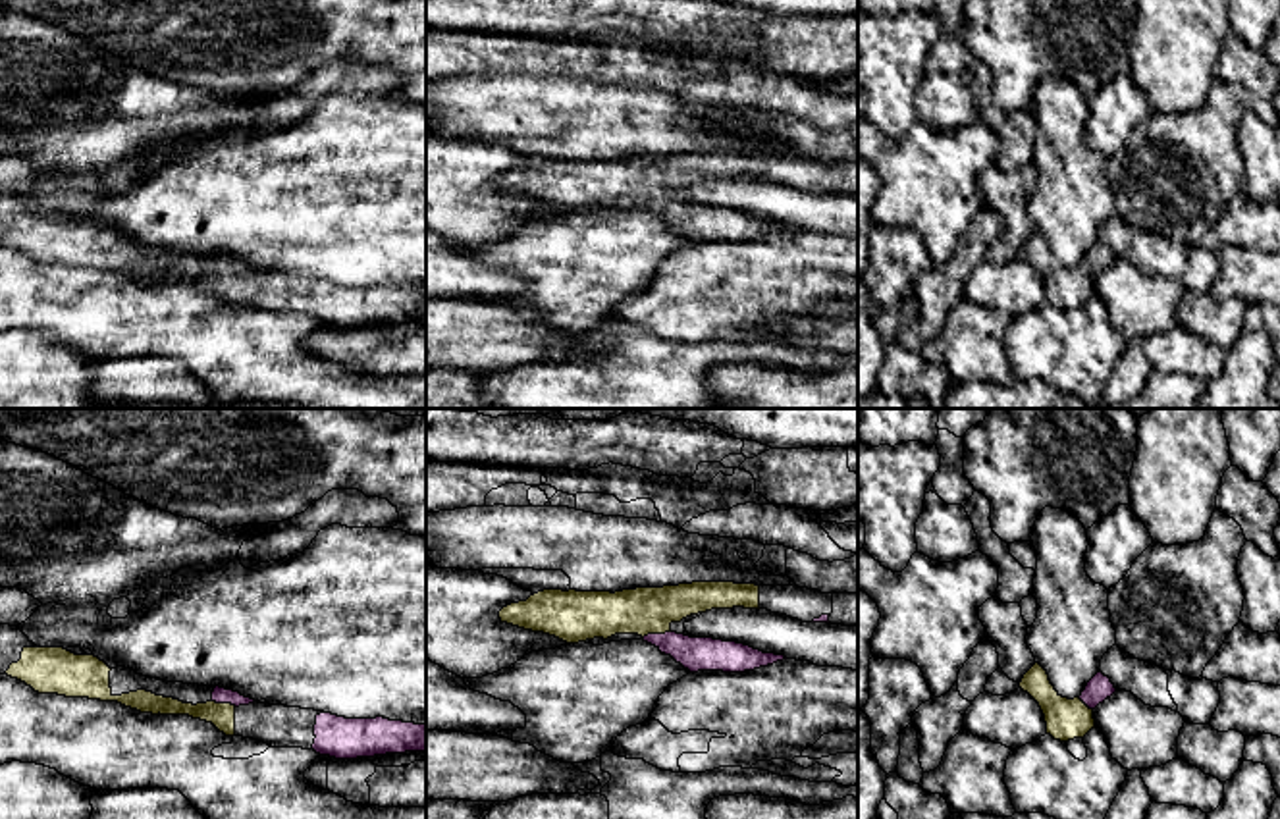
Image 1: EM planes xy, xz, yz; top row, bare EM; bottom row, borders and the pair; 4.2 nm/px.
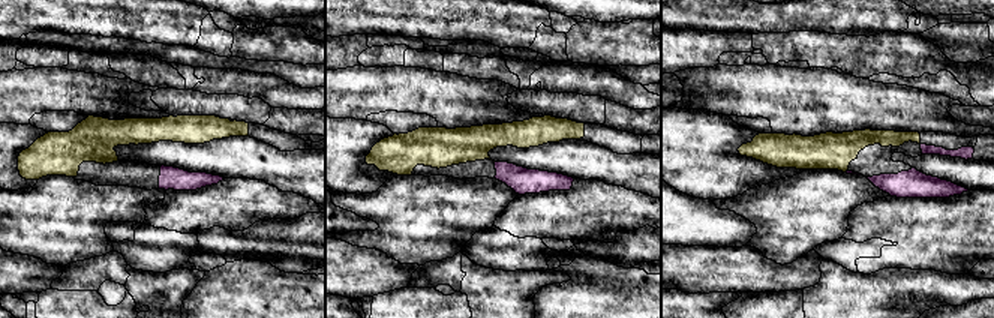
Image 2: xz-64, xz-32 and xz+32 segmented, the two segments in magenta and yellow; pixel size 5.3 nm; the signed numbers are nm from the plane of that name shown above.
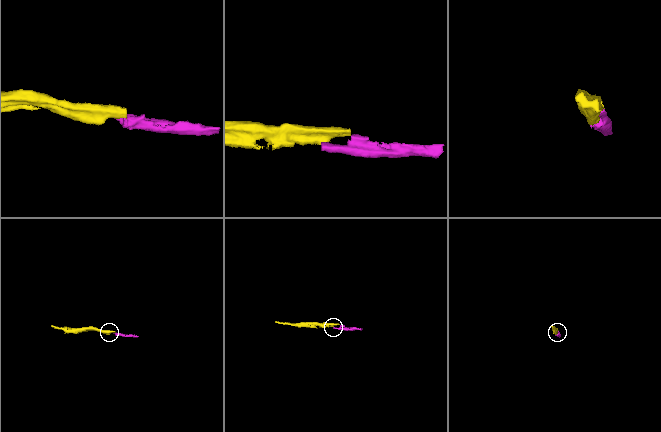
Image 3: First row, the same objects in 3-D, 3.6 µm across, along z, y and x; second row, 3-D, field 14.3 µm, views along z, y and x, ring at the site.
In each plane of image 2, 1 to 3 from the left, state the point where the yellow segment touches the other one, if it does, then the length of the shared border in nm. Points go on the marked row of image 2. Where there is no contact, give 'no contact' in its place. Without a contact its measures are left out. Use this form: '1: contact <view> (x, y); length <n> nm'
1: no contact
2: no contact
3: no contact

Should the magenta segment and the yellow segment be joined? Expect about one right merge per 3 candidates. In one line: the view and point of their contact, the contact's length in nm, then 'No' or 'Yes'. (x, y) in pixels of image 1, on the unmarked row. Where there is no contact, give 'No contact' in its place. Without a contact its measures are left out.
Touches magenta at xz (656, 203). Shared border 120 nm. Yes

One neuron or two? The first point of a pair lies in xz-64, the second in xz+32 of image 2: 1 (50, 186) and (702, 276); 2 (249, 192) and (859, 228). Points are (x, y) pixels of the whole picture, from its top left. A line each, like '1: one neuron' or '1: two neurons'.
1: two neurons
2: one neuron

